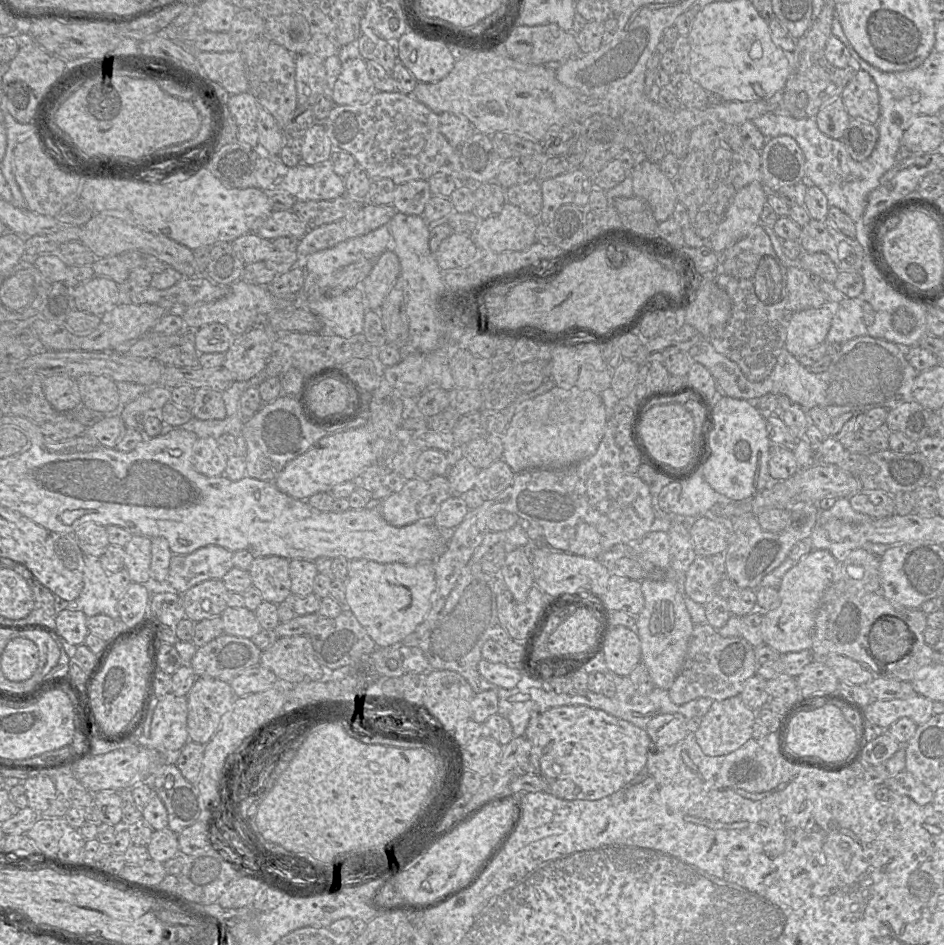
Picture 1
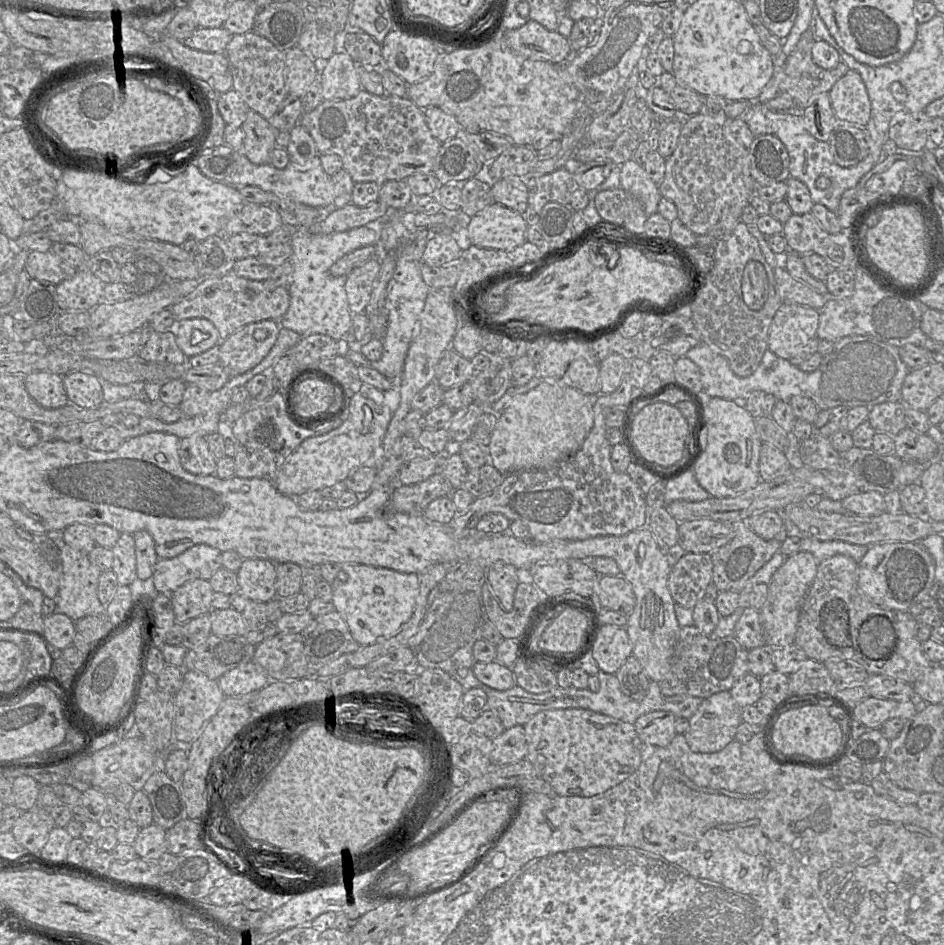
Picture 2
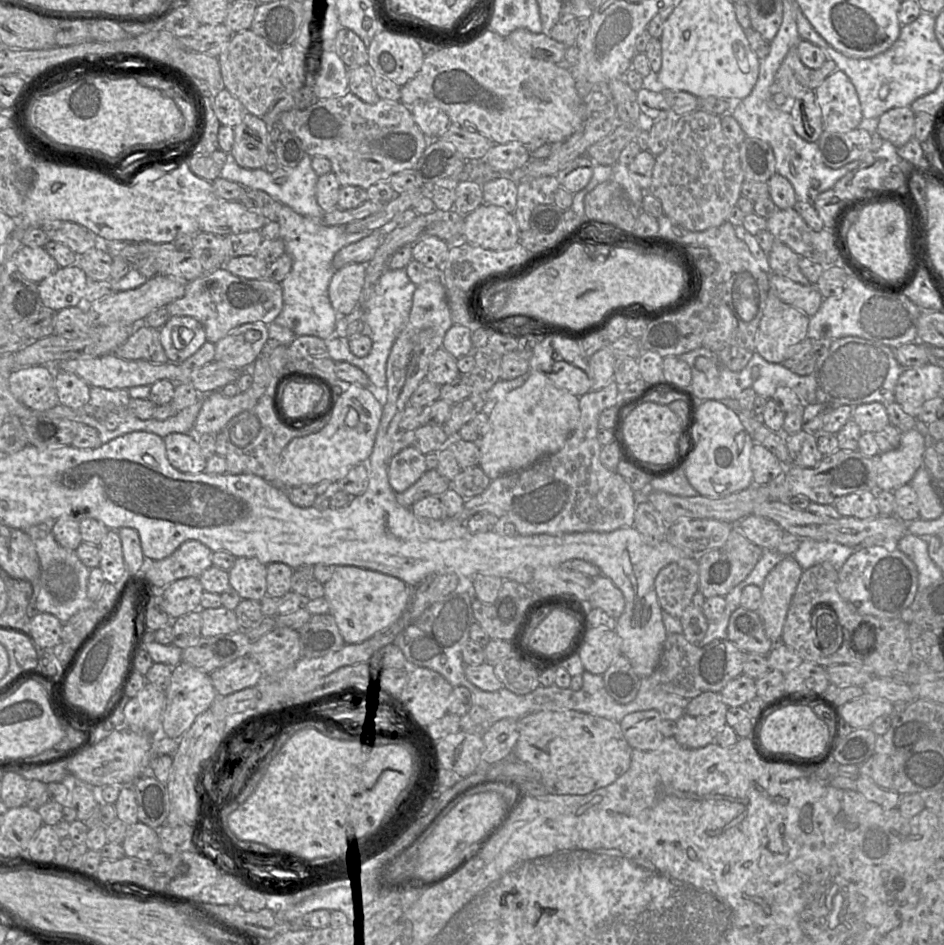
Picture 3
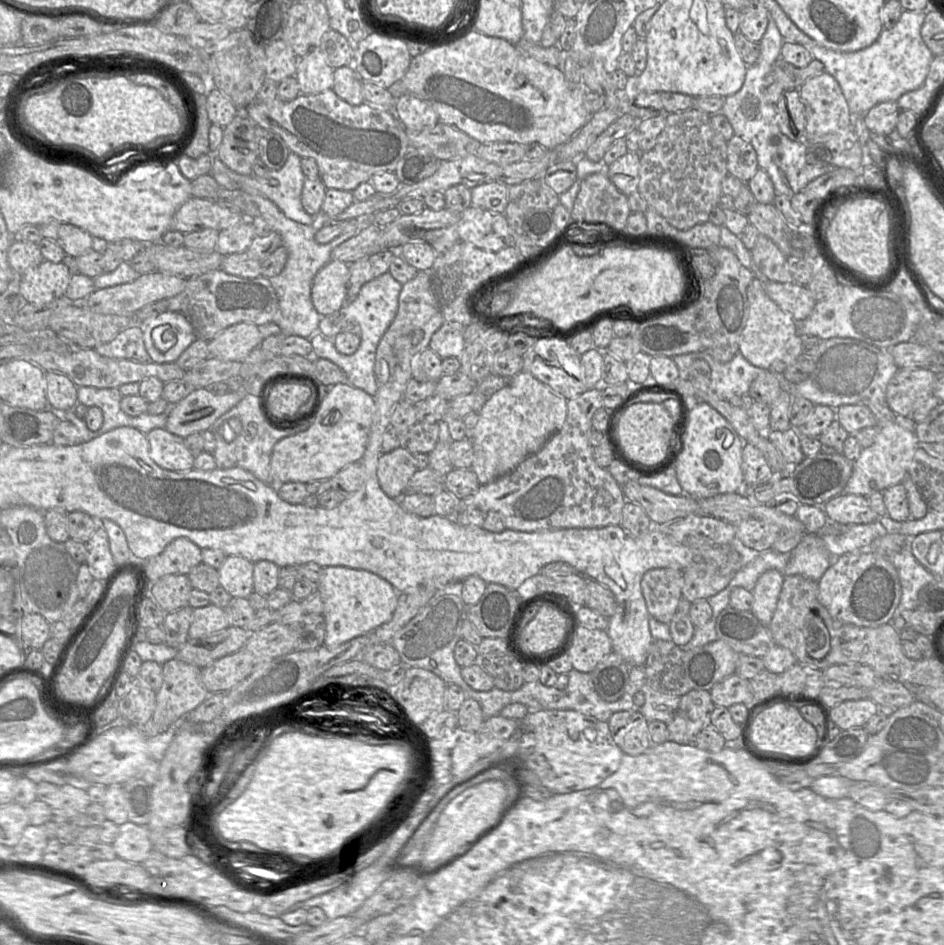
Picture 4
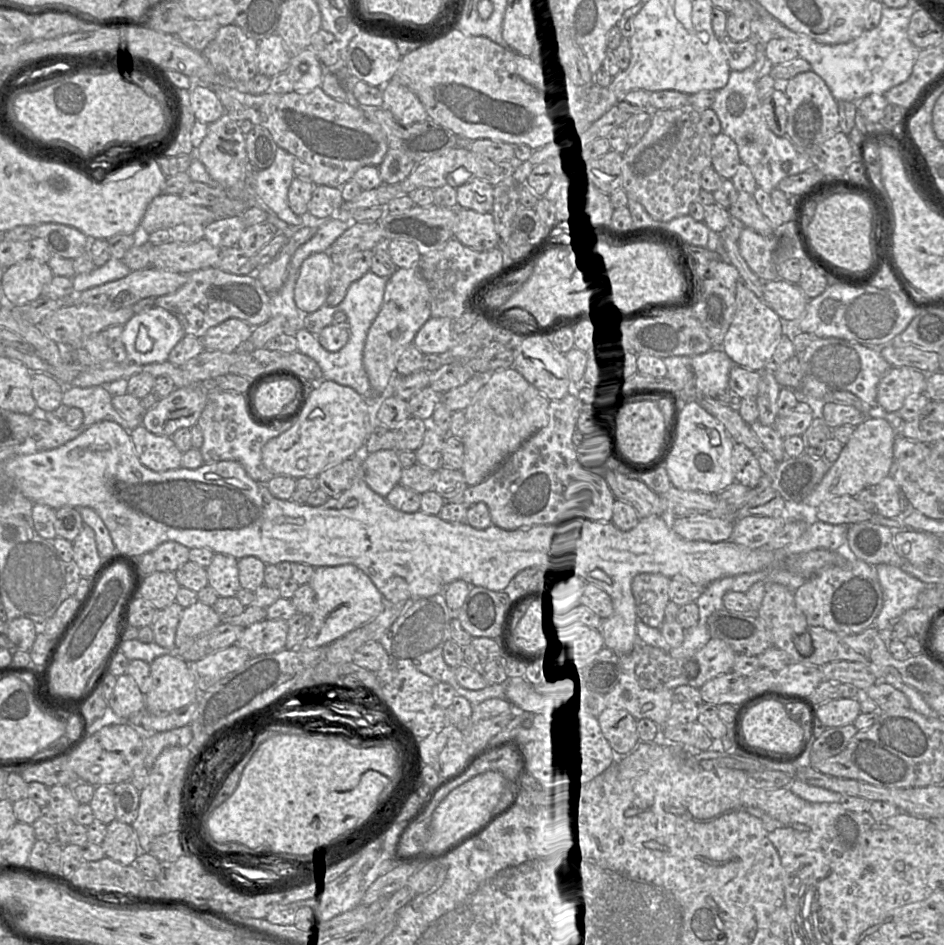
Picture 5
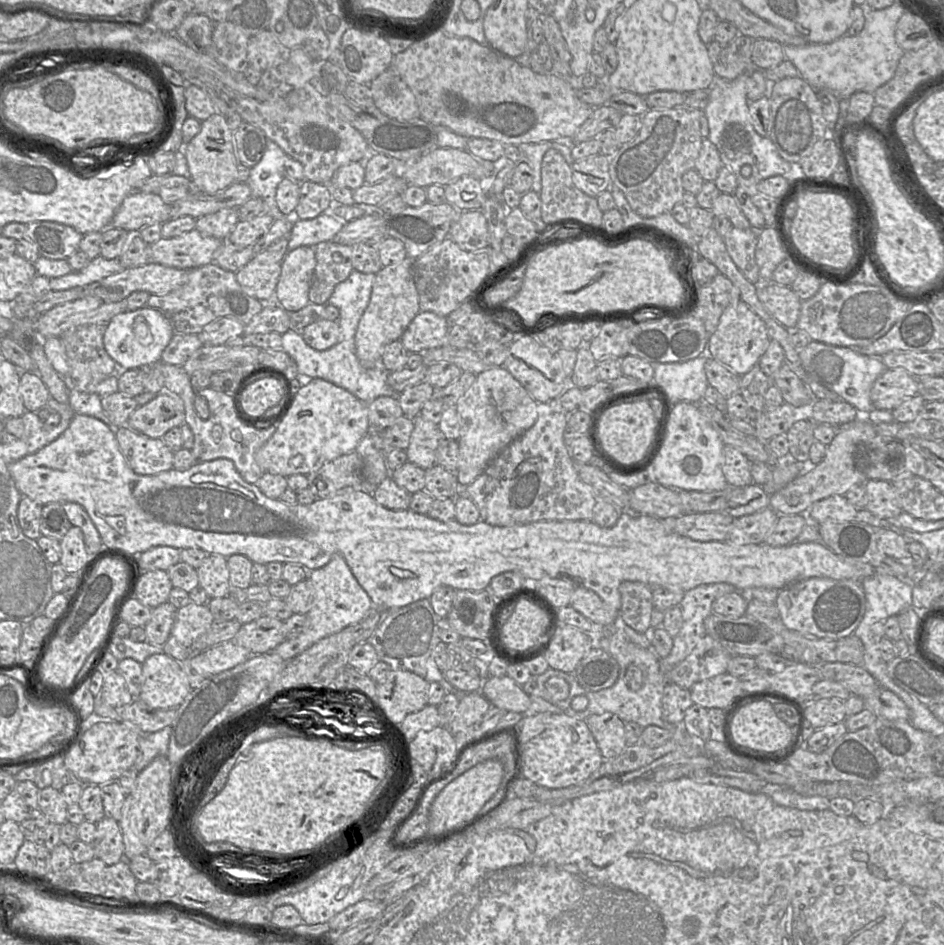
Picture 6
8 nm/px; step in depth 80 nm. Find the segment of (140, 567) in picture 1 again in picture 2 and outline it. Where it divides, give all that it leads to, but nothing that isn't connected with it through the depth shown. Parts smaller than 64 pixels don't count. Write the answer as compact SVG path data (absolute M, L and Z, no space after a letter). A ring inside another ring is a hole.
M121 533L111 548L114 554L112 570L120 585L129 585L138 578L136 571L135 541L133 534Z

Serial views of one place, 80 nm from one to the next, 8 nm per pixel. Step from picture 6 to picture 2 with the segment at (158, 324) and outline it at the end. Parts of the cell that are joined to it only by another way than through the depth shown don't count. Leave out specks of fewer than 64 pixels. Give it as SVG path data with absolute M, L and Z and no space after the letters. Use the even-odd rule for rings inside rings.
M204 318L177 321L174 335L178 347L187 358L205 352L221 342L217 328Z

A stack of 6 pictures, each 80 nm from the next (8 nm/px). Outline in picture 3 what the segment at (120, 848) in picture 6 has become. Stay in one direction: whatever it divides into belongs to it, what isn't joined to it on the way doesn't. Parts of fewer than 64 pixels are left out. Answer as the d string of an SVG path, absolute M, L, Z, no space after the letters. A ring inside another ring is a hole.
M139 821L128 825L122 846L127 857L149 862L160 851L159 831Z

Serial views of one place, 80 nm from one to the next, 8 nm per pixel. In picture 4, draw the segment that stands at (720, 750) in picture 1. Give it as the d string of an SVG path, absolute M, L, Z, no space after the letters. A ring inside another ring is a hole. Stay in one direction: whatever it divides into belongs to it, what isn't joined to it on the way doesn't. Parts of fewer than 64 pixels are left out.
M691 690L680 696L672 720L667 723L669 740L682 745L692 745L696 736L710 725L710 715L715 708L707 690Z

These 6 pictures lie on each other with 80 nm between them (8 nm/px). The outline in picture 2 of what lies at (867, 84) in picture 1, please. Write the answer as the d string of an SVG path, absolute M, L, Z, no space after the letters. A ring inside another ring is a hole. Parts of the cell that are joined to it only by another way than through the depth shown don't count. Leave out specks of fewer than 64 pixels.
M849 70L827 93L840 121L866 125L871 117L871 102L860 74Z

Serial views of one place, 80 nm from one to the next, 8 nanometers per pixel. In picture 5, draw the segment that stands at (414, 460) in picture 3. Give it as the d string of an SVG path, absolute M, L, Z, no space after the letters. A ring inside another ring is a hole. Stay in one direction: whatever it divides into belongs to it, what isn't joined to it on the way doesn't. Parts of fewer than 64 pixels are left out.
M381 450L364 457L363 479L371 490L384 498L400 483L402 470L397 450Z

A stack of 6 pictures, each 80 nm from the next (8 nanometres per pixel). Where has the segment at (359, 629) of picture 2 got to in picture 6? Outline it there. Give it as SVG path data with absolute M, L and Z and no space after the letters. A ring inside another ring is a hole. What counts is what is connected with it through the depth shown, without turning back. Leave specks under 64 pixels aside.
M334 554L326 565L309 571L307 579L311 585L311 607L306 614L306 626L271 651L285 660L291 660L320 639L362 621L374 609L370 597L339 554Z

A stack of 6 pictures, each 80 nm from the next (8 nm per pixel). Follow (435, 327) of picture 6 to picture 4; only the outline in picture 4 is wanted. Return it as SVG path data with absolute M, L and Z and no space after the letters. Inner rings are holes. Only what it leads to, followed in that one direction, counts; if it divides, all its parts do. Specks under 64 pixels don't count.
M445 321L432 335L429 349L443 359L460 357L465 347L464 329L460 323Z

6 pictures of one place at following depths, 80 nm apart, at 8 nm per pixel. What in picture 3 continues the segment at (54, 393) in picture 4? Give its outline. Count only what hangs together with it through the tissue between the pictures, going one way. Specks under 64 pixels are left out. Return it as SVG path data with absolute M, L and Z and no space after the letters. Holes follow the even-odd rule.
M56 372L55 387L60 405L72 409L80 409L88 405L91 386L75 374Z

